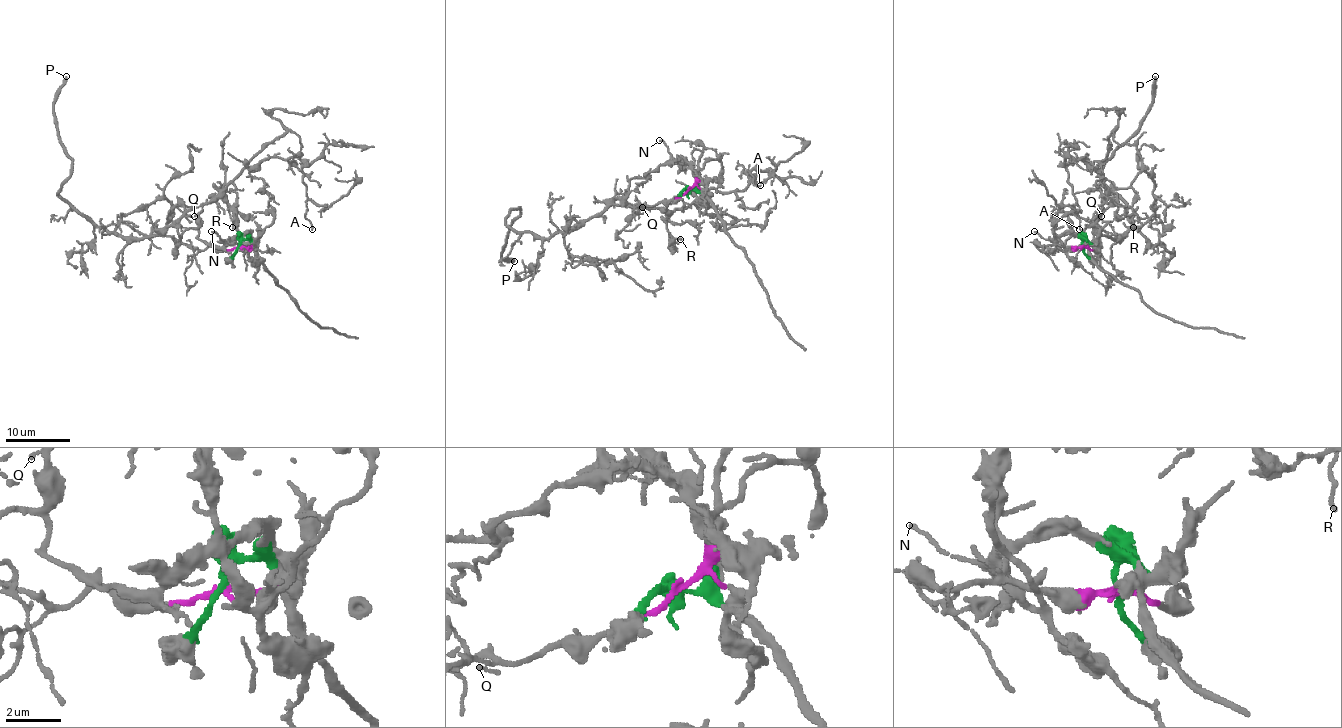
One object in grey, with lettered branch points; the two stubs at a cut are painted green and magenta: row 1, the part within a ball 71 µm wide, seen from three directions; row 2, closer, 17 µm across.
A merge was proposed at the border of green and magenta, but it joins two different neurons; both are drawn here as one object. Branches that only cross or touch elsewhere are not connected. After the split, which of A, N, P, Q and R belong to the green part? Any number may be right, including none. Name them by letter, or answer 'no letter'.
N

